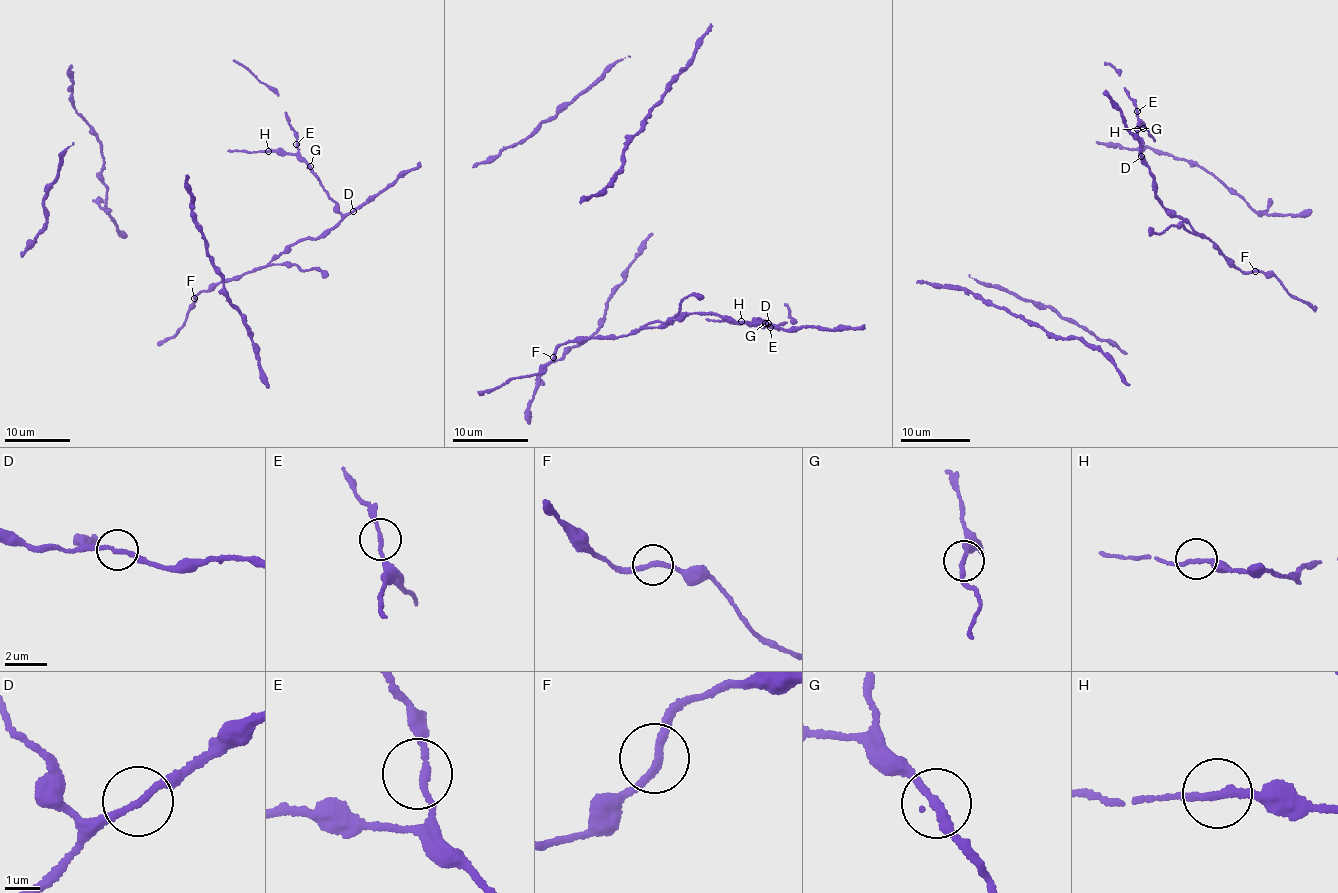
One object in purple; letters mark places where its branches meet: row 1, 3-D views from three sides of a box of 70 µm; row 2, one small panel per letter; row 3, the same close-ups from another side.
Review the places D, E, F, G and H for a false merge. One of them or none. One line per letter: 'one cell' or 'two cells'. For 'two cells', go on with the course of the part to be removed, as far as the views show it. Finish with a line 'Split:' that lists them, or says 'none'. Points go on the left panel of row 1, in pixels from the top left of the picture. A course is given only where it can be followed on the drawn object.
D: one cell
E: one cell
F: one cell
G: one cell
H: one cell
Split: none

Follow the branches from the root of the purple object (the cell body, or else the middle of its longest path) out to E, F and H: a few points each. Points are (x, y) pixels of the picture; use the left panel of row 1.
E: (322, 275), (294, 264), (267, 265), (291, 244), (327, 232), (340, 220), (337, 204), (296, 144)
F: (322, 275), (314, 269), (302, 271), (294, 264), (274, 264), (211, 285), (194, 298)
H: (322, 275), (294, 264), (267, 265), (291, 244), (333, 229), (341, 218), (311, 167), (294, 154), (268, 151)

